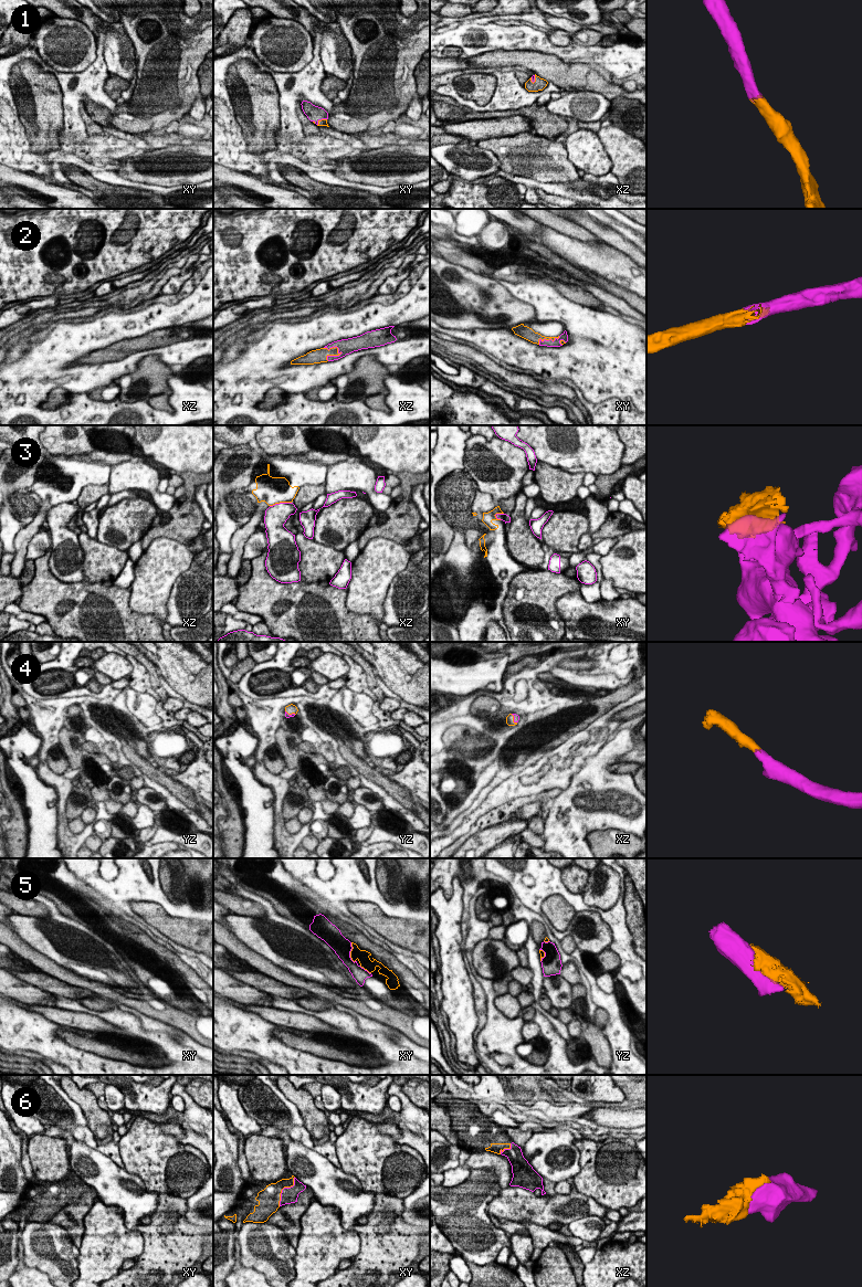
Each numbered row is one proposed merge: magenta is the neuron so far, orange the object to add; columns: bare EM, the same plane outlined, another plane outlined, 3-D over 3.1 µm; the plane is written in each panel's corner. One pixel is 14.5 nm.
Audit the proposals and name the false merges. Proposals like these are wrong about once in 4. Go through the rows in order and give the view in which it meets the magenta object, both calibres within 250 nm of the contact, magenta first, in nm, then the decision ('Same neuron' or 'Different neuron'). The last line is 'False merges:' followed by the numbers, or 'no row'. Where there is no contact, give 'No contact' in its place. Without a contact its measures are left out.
1: Touches magenta in xy. Thickness 220 nm (magenta) against 100 nm. Same neuron
2: Touches magenta in xz. Thickness 220 nm (magenta) against 190 nm. Same neuron
3: Touches magenta in xz. Thickness 320 nm (magenta) against 400 nm. Different neuron
4: Touches magenta in xz. Thickness 90 nm (magenta) against 130 nm. Same neuron
5: Touches magenta in xy. Thickness 260 nm (magenta) against 190 nm. Same neuron
6: Touches magenta in xy. Thickness 240 nm (magenta) against 300 nm. Same neuron
False merges: 3

